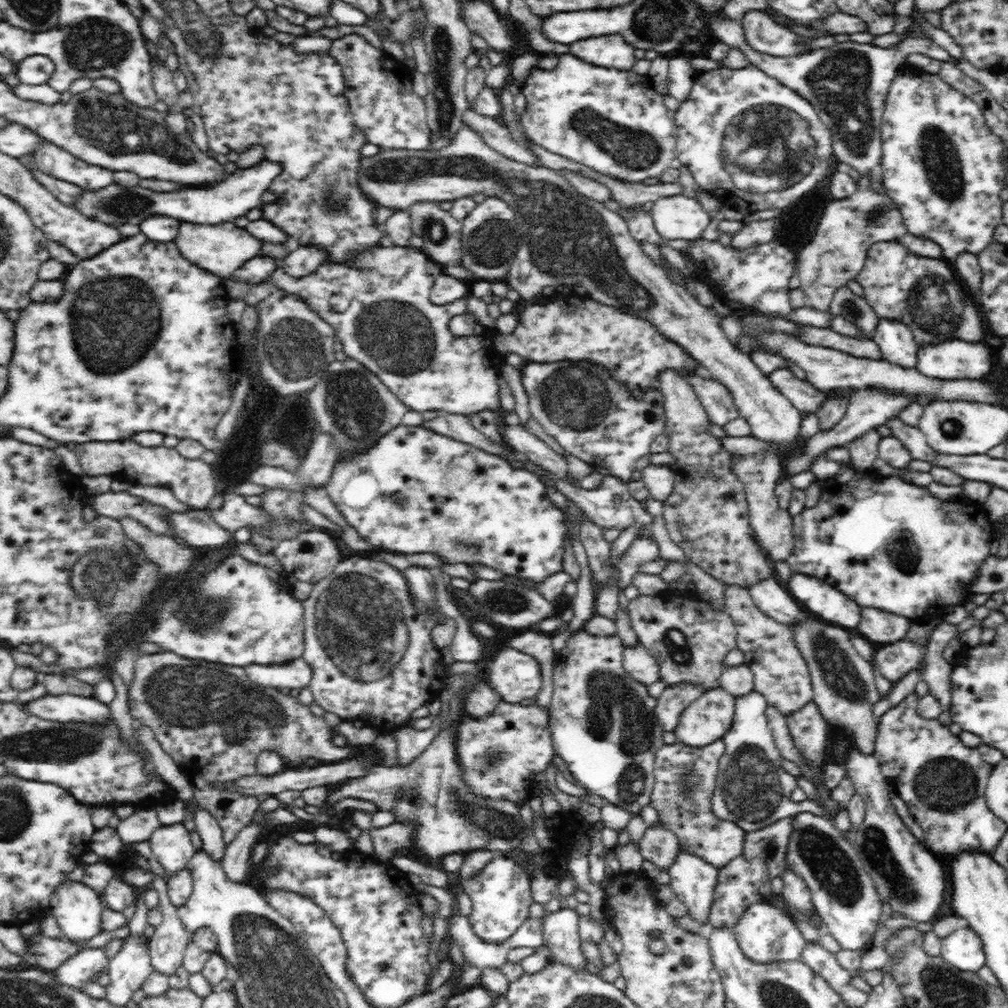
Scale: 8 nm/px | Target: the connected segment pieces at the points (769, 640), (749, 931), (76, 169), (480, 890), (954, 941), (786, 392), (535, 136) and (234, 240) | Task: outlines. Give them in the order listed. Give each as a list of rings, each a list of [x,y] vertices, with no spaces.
[[[738,585],[724,590],[726,611],[735,621],[737,647],[745,654],[745,665],[753,674],[754,691],[762,694],[767,705],[776,707],[783,715],[800,710],[813,701],[813,688],[808,663],[796,647],[791,627],[776,623],[759,611],[750,591]]]
[[[769,901],[750,903],[731,929],[744,954],[748,954],[748,957],[760,964],[788,959],[800,960],[802,949],[805,949],[804,945],[807,942],[794,921]]]
[[[43,143],[34,153],[35,165],[54,178],[81,189],[99,189],[113,182],[112,170],[88,164],[51,143]]]
[[[494,854],[494,857],[475,877],[461,882],[464,893],[471,898],[472,912],[468,921],[474,933],[486,943],[500,944],[510,938],[516,929],[528,918],[528,908],[533,902],[531,880],[524,869],[513,858],[505,854]]]
[[[964,924],[941,939],[940,955],[958,970],[976,973],[985,965],[985,952],[981,938]]]
[[[778,369],[768,374],[772,385],[804,414],[814,413],[826,399],[833,398],[834,390],[820,391],[808,380],[800,380],[789,369]]]
[[[570,54],[557,57],[558,64],[553,70],[536,68],[520,84],[527,101],[521,124],[530,140],[554,155],[624,182],[658,178],[676,164],[677,127],[674,114],[666,108],[663,96],[654,90],[652,79],[631,70],[593,65]]]
[[[181,222],[175,243],[180,252],[192,264],[219,276],[223,280],[232,277],[244,263],[265,251],[266,244],[254,238],[246,229],[239,228],[233,222],[216,225],[192,224]]]

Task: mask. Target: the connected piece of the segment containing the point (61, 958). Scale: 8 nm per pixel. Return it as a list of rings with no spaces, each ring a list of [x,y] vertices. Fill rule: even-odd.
[[[42,932],[35,939],[26,939],[25,946],[27,952],[32,952],[37,958],[37,965],[48,970],[57,969],[79,951],[76,943],[68,938],[50,938],[42,935]]]

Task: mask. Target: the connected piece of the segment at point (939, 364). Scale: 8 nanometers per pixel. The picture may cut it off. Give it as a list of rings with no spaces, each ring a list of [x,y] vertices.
[[[970,342],[919,345],[915,369],[930,378],[942,380],[984,380],[992,372],[992,354],[986,346]]]

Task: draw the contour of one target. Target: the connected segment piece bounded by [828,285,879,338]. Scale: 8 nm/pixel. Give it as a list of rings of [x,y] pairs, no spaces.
[[[846,285],[836,290],[828,311],[832,315],[844,317],[849,323],[854,323],[866,338],[872,338],[879,320],[867,299],[858,297]]]

